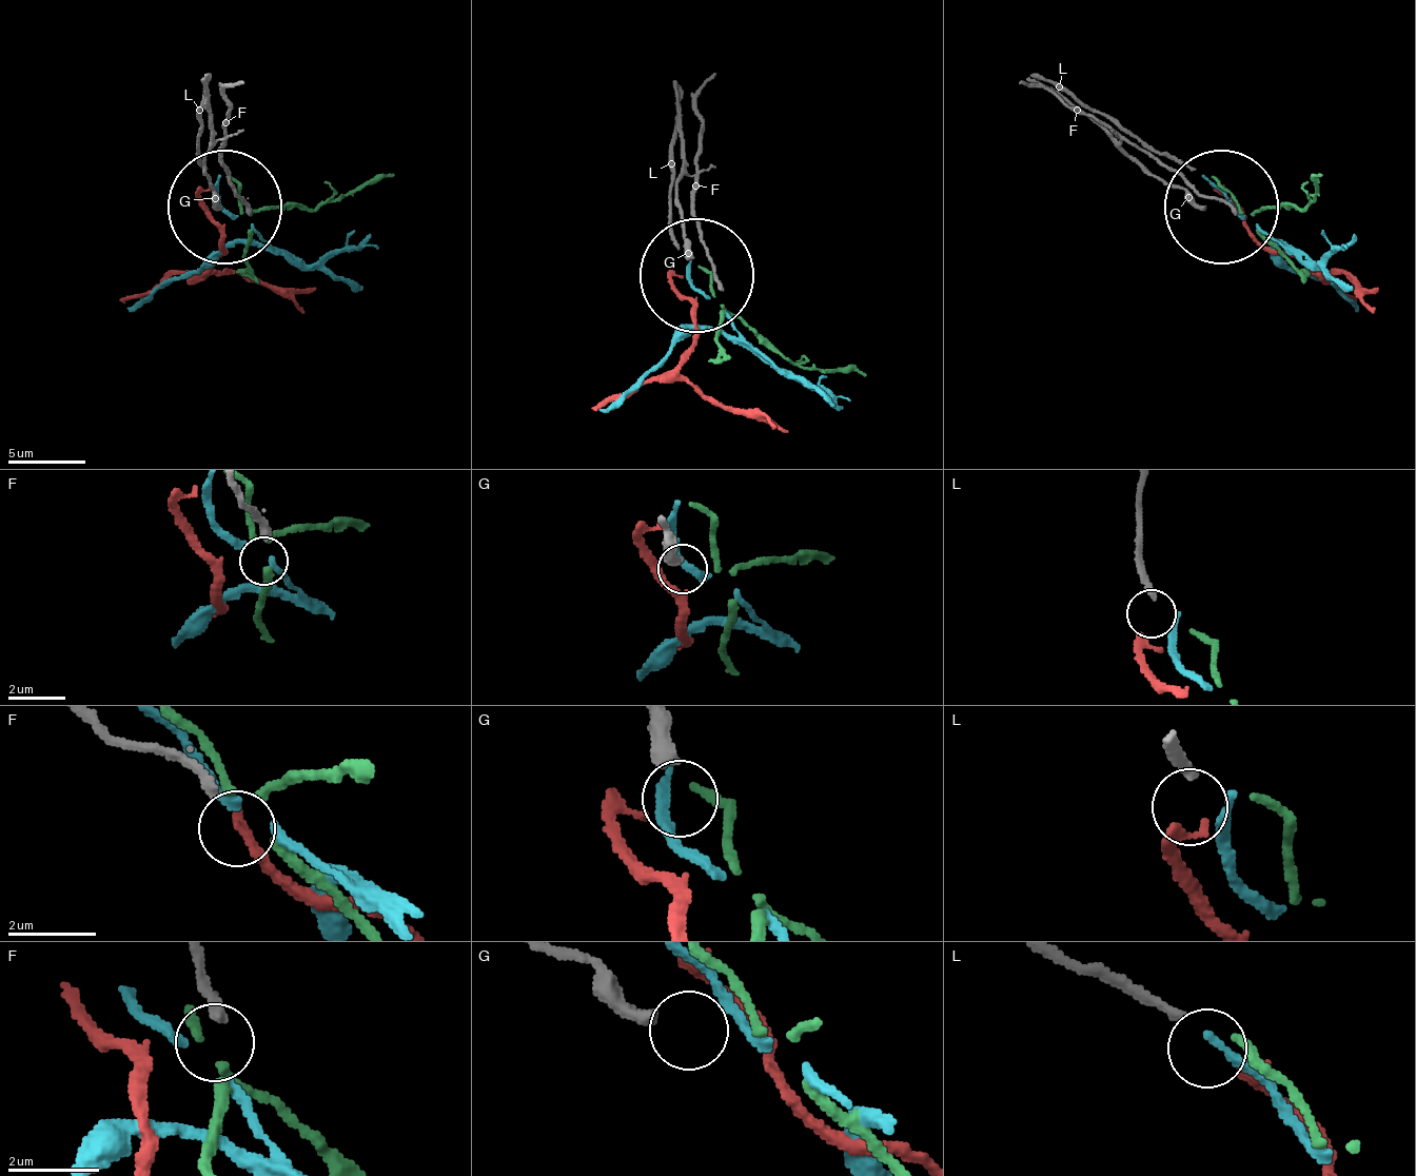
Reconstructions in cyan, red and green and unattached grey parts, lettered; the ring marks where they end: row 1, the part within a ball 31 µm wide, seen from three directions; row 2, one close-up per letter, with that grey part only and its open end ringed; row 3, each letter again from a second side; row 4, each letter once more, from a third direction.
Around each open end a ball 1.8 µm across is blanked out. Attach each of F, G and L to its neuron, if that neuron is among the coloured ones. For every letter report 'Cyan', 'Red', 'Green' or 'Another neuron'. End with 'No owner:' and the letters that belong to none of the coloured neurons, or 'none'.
F: Another neuron
G: Another neuron
L: Red
No owner: F, G

